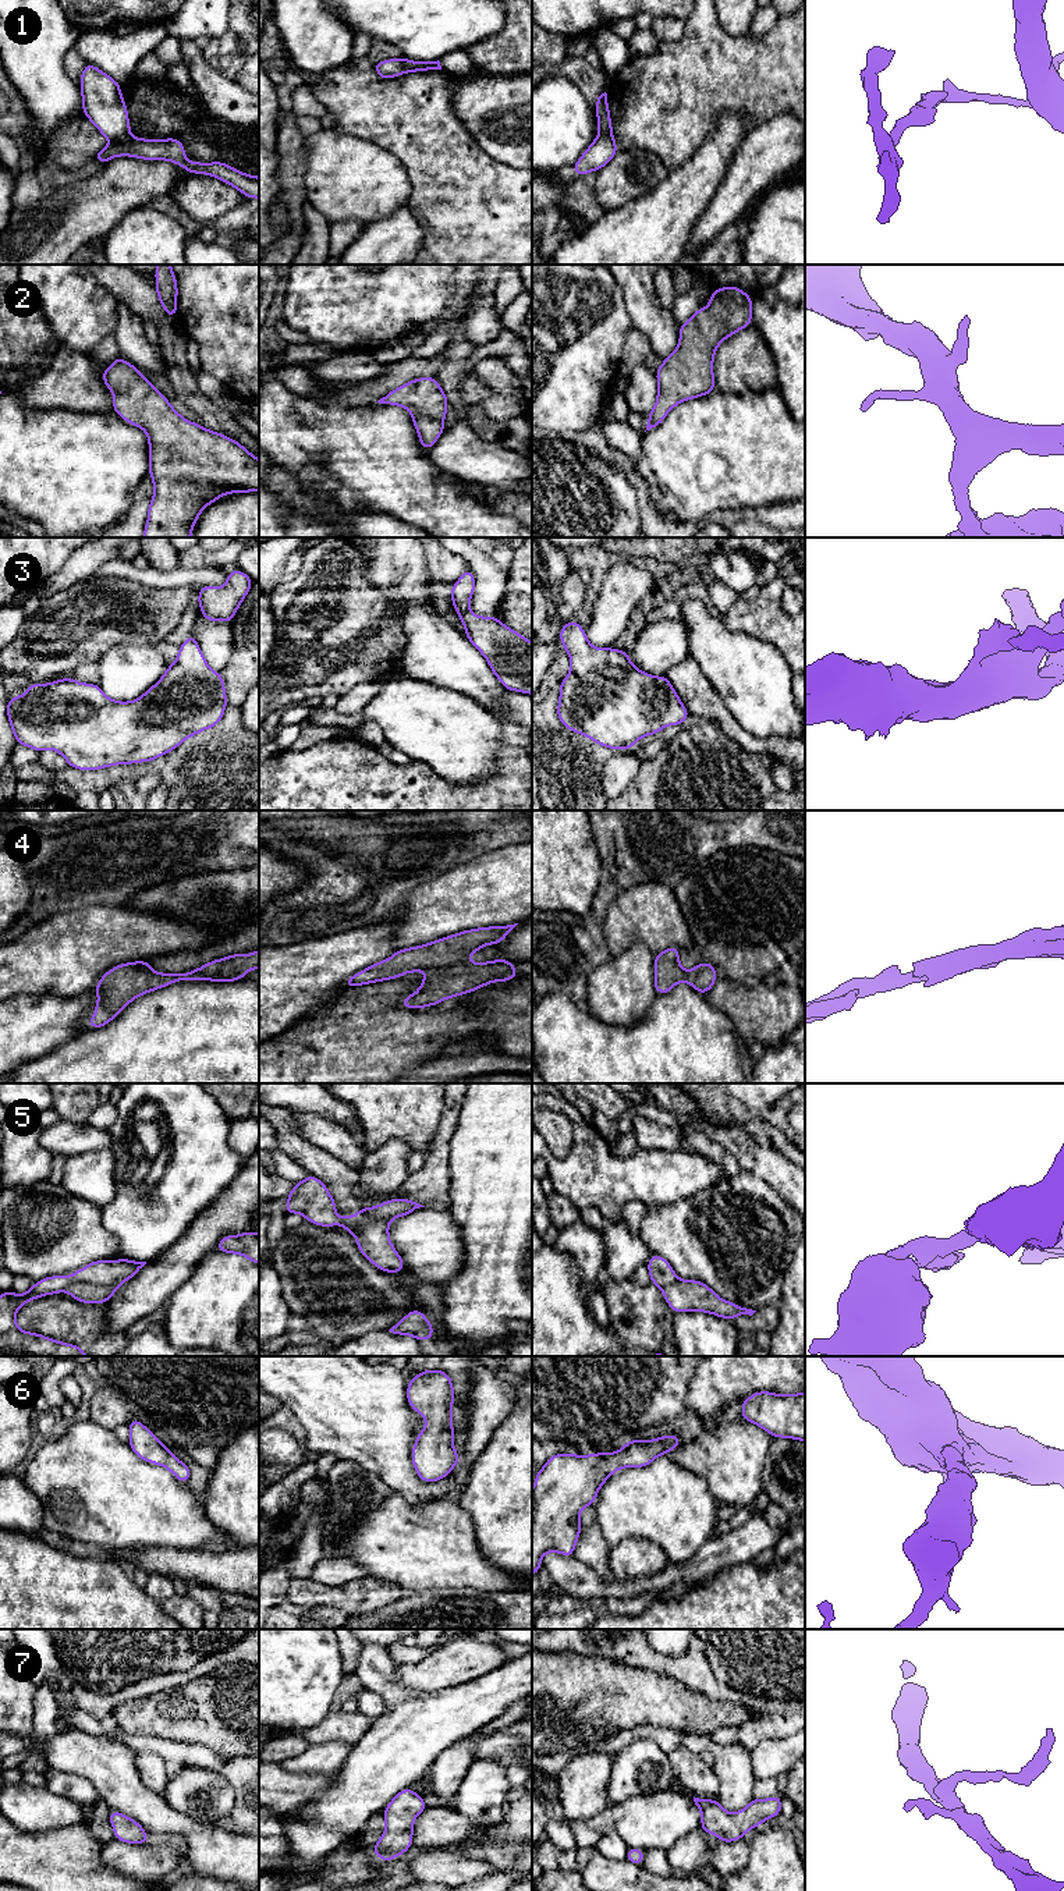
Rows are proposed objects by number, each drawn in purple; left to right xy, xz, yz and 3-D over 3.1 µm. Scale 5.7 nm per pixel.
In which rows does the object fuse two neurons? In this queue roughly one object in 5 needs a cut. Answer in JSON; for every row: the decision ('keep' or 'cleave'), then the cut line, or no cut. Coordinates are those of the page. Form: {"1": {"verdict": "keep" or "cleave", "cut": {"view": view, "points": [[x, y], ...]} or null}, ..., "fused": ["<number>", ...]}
{"1": {"verdict": "cleave", "cut": {"view": "xy", "points": [[130, 137], [126, 141], [112, 144]]}}, "2": {"verdict": "keep", "cut": null}, "3": {"verdict": "keep", "cut": null}, "4": {"verdict": "keep", "cut": null}, "5": {"verdict": "cleave", "cut": {"view": "xy", "points": [[63, 1285], [91, 1283], [109, 1285], [113, 1290]]}}, "6": {"verdict": "keep", "cut": null}, "7": {"verdict": "keep", "cut": null}, "fused": ["1", "5"]}

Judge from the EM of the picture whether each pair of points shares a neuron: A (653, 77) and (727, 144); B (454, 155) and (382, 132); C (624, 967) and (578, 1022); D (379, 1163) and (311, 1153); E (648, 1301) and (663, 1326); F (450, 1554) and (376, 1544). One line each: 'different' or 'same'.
A: different
B: same
C: different
D: different
E: same
F: same

